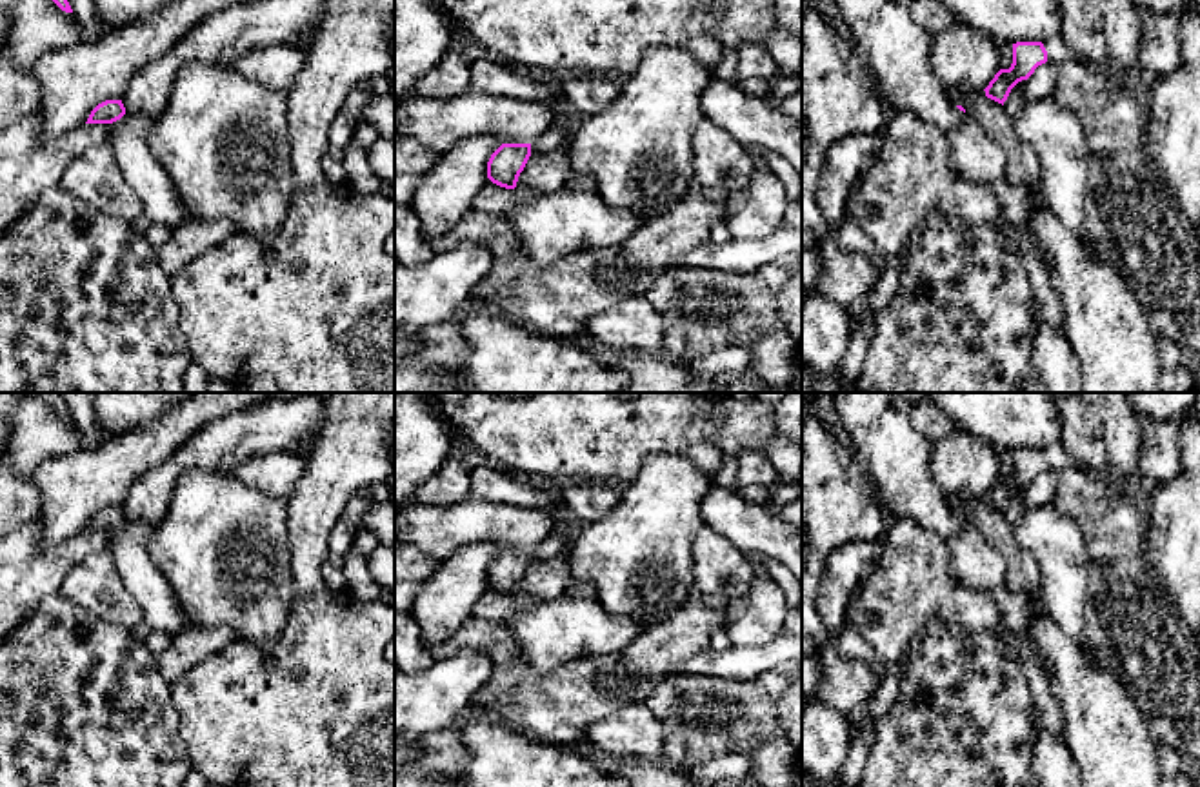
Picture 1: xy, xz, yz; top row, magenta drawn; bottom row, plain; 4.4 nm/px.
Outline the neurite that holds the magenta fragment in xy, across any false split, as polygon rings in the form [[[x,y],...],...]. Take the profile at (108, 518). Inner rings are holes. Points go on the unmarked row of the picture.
[[[105,507],[91,518],[85,531],[111,533],[107,551],[122,583],[142,607],[144,623],[151,631],[176,636],[189,622],[169,580],[149,558],[155,529],[142,520],[127,520],[122,507]]]

